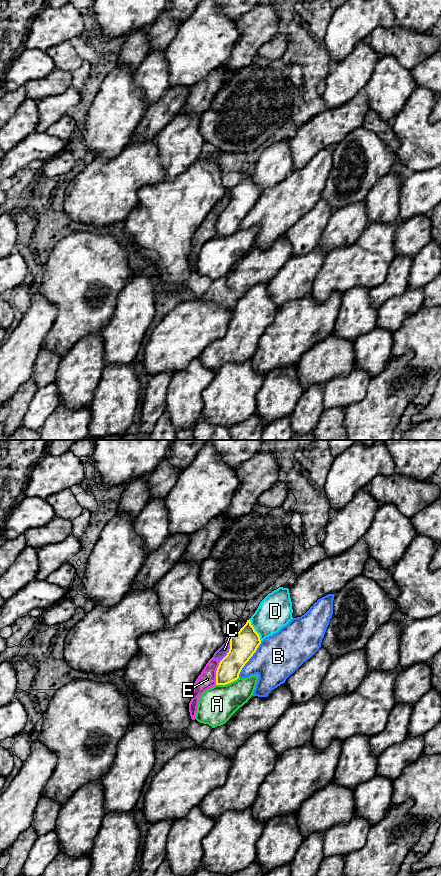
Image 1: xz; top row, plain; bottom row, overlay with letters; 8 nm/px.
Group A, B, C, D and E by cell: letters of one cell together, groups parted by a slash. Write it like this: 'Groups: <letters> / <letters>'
Groups: A / B / C E / D

